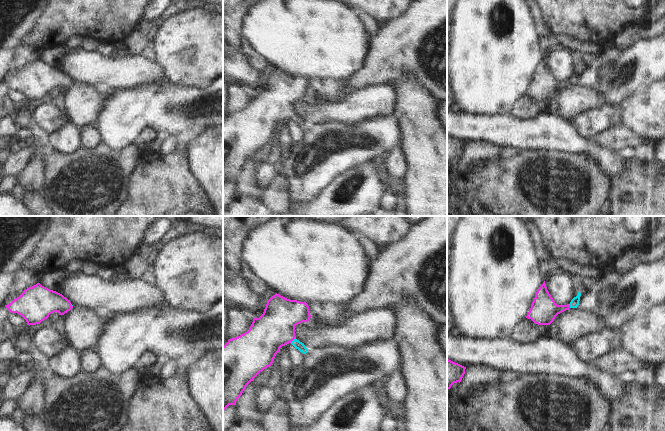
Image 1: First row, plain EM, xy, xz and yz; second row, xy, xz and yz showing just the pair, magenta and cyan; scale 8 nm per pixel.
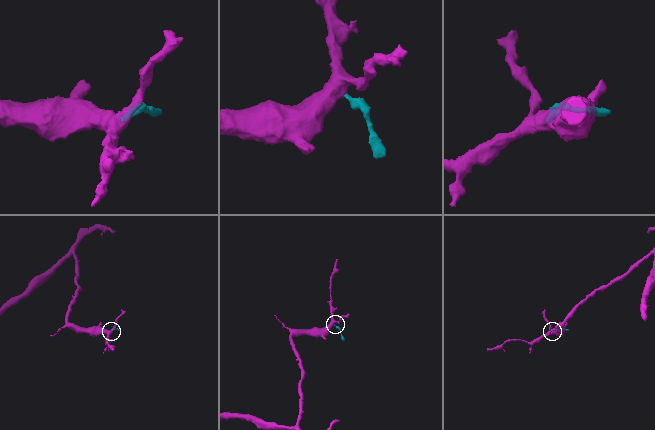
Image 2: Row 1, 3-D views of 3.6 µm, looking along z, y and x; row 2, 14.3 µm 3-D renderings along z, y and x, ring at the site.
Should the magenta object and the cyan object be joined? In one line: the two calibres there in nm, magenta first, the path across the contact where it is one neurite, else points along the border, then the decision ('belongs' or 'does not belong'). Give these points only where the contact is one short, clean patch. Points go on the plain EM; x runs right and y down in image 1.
300 nm thick on the magenta side, 70 nm on the other; runs through xz (275, 104), (282, 107), (292, 116), (297, 120); belongs

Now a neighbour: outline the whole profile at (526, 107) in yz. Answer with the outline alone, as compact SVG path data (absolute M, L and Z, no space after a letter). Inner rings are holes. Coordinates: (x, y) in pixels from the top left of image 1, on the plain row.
M524 94L514 105L511 114L529 119L549 109L551 109L550 101L538 101L531 95Z

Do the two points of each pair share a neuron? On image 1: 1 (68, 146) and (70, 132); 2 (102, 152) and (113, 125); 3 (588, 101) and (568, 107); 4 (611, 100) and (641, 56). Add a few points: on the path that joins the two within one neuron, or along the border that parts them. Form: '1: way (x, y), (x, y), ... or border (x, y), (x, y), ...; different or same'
1: way (68, 143), (68, 135); same
2: border (102, 142), (116, 150), (120, 150), (129, 144); different
3: way (583, 101), (573, 102); same
4: way (619, 89), (634, 74), (638, 67); same

